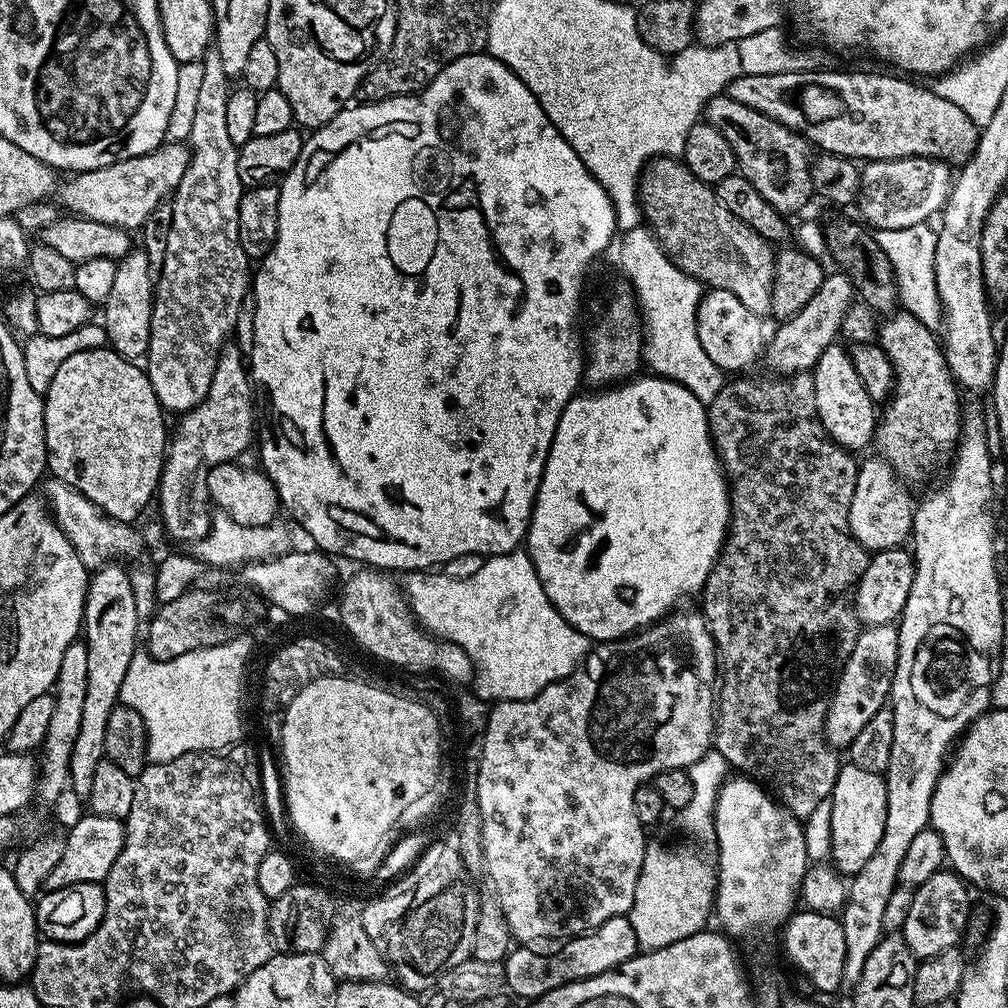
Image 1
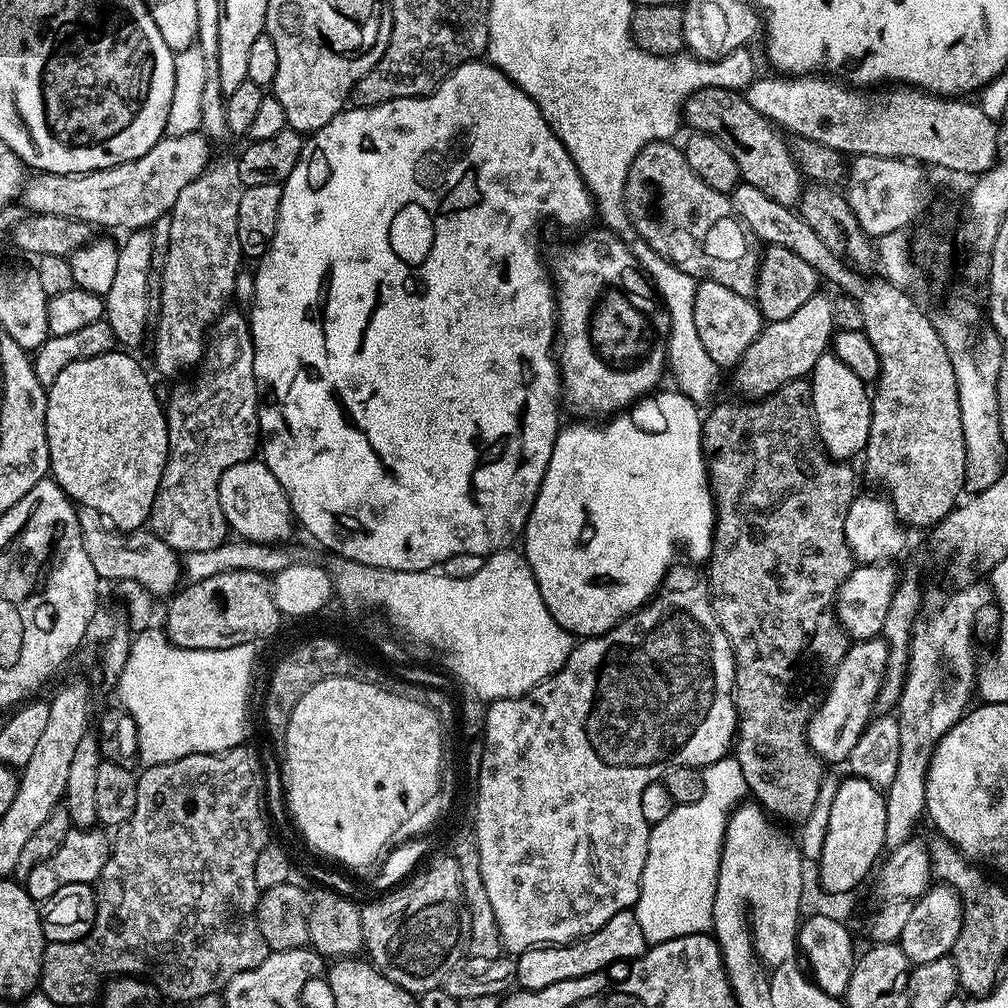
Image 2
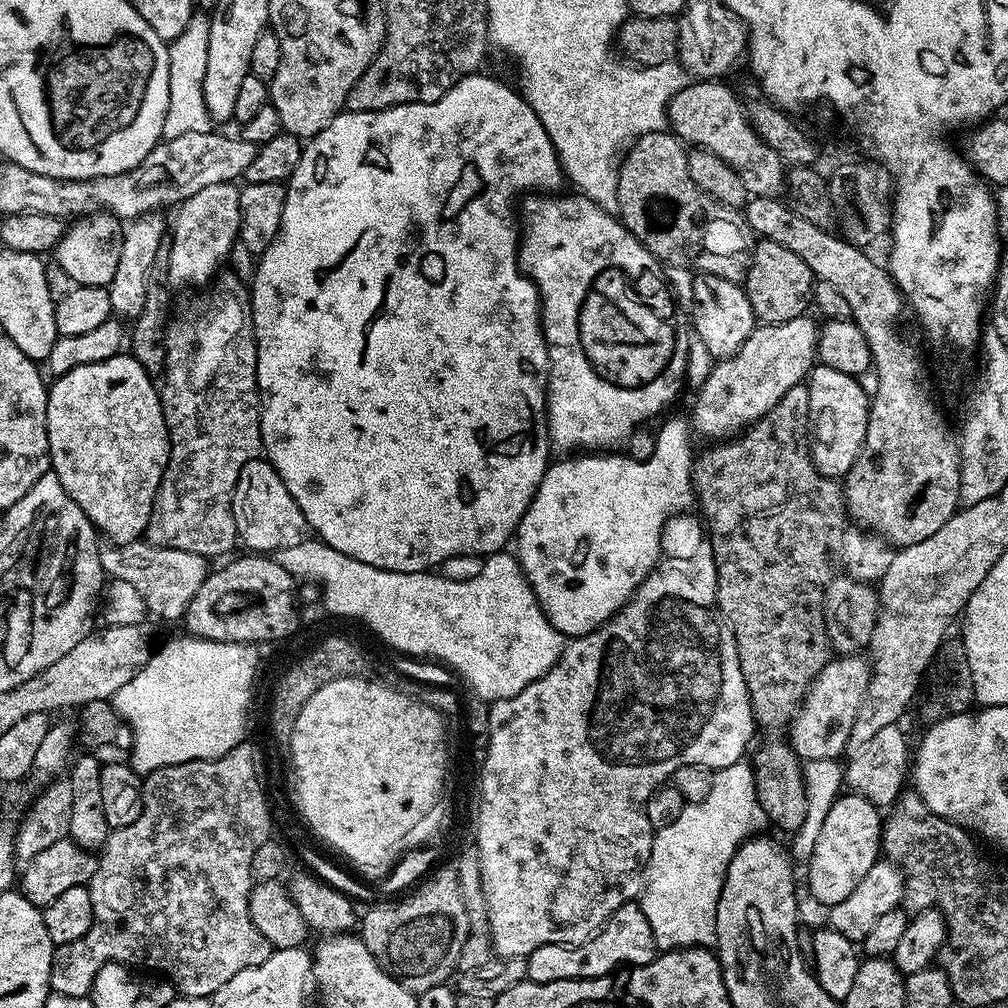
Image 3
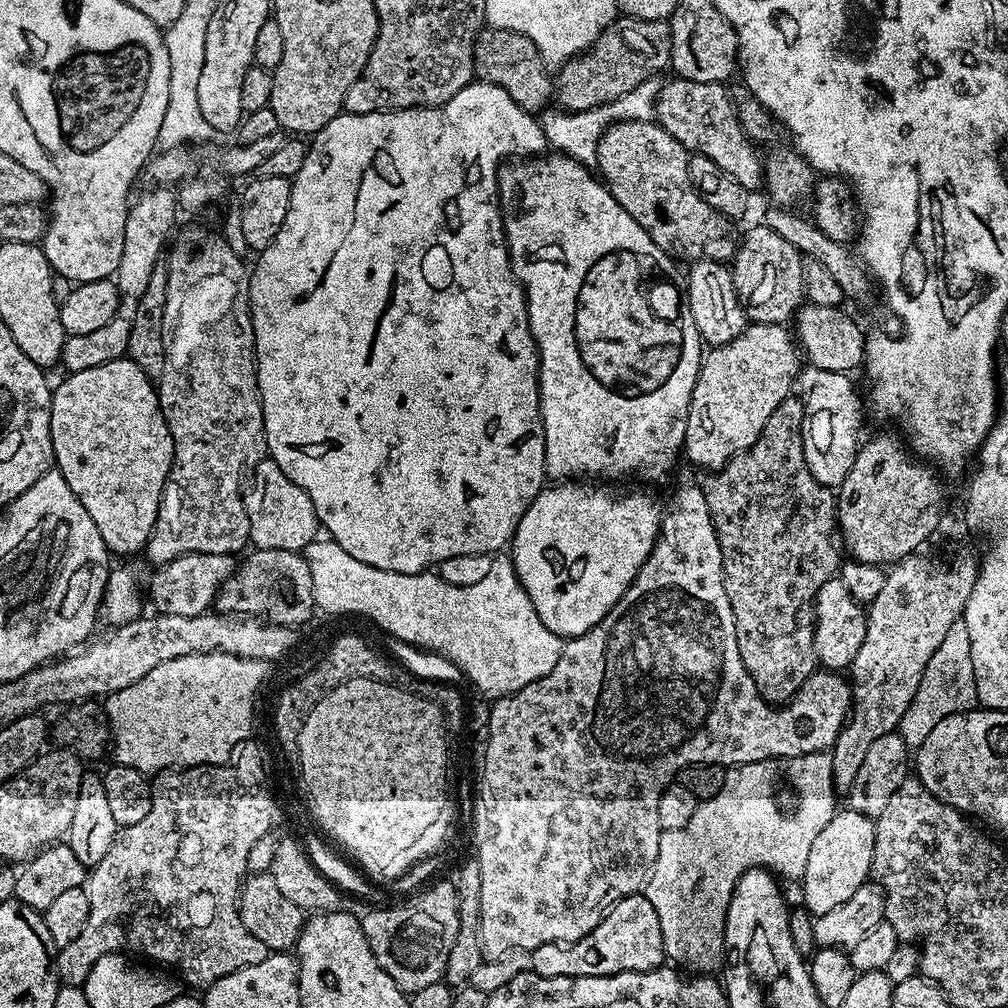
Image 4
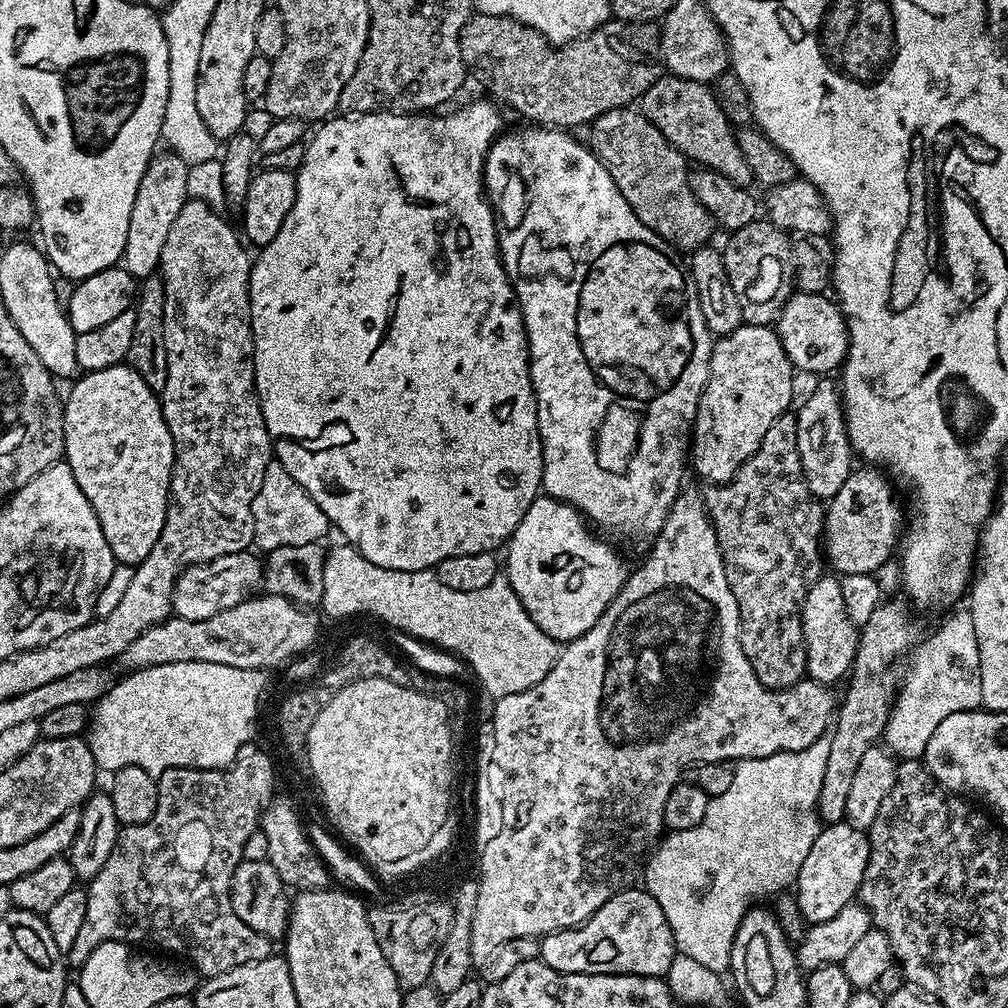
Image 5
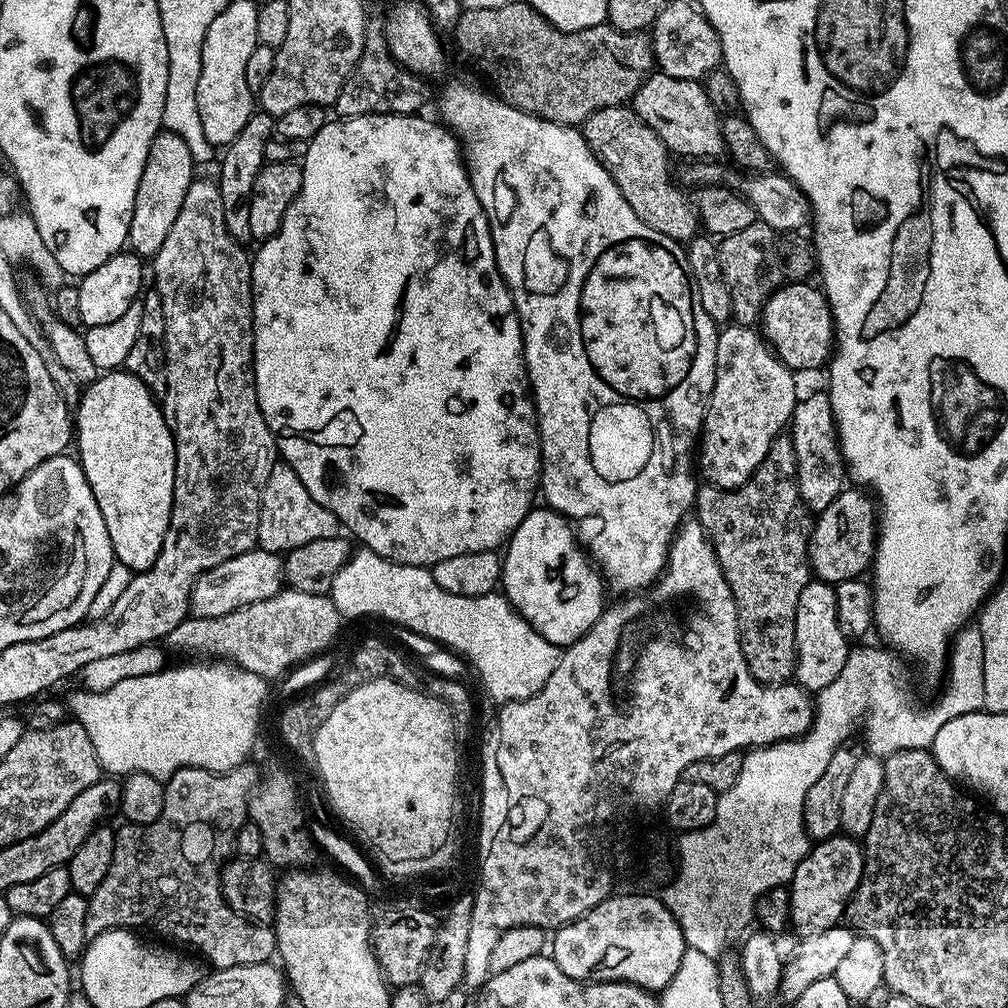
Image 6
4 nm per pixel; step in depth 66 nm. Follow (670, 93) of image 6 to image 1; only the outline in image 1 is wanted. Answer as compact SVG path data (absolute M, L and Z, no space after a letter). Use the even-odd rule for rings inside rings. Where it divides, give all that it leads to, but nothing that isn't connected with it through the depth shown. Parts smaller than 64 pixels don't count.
M726 94L708 101L702 116L707 124L722 130L736 155L739 175L744 176L746 182L750 182L750 186L754 186L754 190L774 206L774 210L781 214L800 212L807 206L808 199L813 199L813 157L808 156L810 145L803 136L797 136L758 110L750 110L750 106L742 106L742 102L734 102Z

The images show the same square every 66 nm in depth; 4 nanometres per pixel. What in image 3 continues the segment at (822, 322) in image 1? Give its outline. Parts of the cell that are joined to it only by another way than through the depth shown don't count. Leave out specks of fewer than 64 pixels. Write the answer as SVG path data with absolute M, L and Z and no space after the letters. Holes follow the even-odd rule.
M805 314L790 318L790 322L760 324L753 328L750 338L733 356L713 363L706 382L699 385L696 401L692 404L690 428L704 442L724 442L744 431L748 425L762 418L771 408L778 406L782 394L794 386L805 383L806 377L817 363L817 321Z

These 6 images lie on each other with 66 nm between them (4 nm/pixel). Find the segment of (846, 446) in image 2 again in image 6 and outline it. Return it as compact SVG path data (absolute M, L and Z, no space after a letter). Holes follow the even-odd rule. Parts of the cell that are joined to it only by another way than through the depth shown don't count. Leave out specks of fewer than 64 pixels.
M827 391L812 392L809 396L801 395L797 399L790 421L790 435L794 442L796 485L800 491L800 497L803 498L809 512L819 514L822 510L826 510L826 506L830 506L830 502L834 502L834 498L838 498L838 494L846 487L846 465L844 455L840 452L840 440L836 436L836 419L828 401Z

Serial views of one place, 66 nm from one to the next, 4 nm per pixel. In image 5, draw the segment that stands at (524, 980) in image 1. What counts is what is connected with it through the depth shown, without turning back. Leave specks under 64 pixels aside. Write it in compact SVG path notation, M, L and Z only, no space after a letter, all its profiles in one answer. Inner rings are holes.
M629 886L616 892L610 902L598 906L585 924L551 932L540 940L539 959L559 972L583 976L667 977L672 960L678 955L676 943L662 914L662 906L643 887Z

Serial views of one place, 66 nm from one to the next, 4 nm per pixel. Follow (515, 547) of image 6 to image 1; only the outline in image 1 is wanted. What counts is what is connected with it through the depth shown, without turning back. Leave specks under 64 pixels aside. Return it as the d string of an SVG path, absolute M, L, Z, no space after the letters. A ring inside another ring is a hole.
M655 374L647 375L637 375L607 390L592 390L589 396L573 396L558 418L558 426L536 495L536 504L532 508L532 521L528 523L526 551L538 574L538 582L542 582L542 590L546 590L546 598L550 598L558 614L562 614L562 618L566 618L566 622L570 622L574 630L578 630L592 642L622 640L633 632L648 628L656 621L664 619L679 605L676 603L683 596L688 596L691 592L699 593L714 566L716 557L720 554L720 547L728 534L728 522L732 518L728 482L724 469L720 466L716 447L712 444L712 437L708 434L706 405L698 402L698 398L694 398L694 394L686 390L686 386Z

